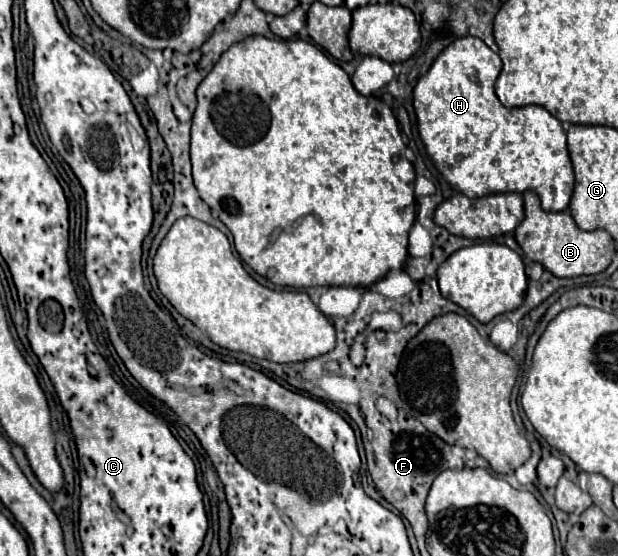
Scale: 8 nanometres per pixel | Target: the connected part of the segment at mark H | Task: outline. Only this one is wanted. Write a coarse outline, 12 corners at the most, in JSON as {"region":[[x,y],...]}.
{"region":[[448,45],[414,87],[418,131],[466,197],[566,211],[562,123],[504,107],[500,57]]}

